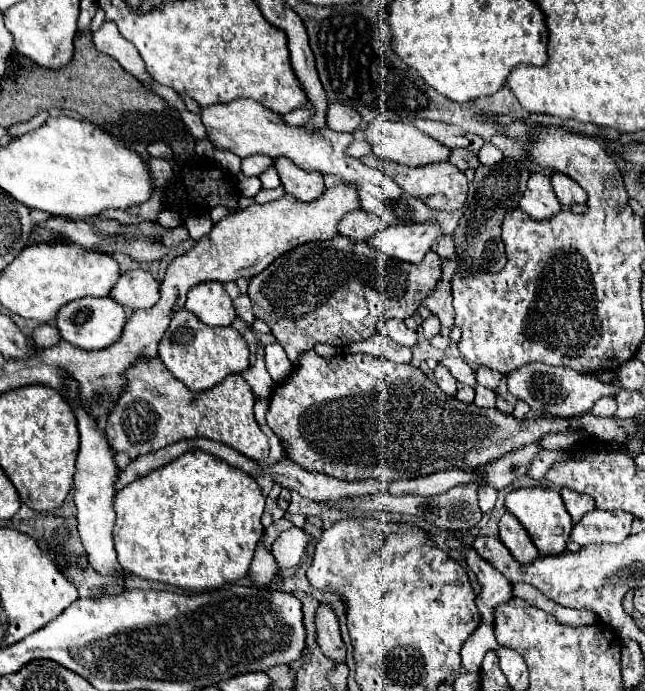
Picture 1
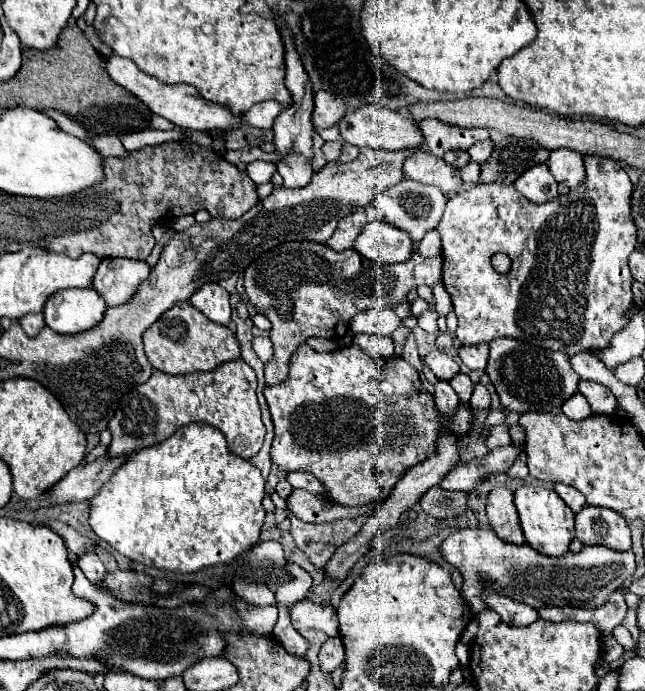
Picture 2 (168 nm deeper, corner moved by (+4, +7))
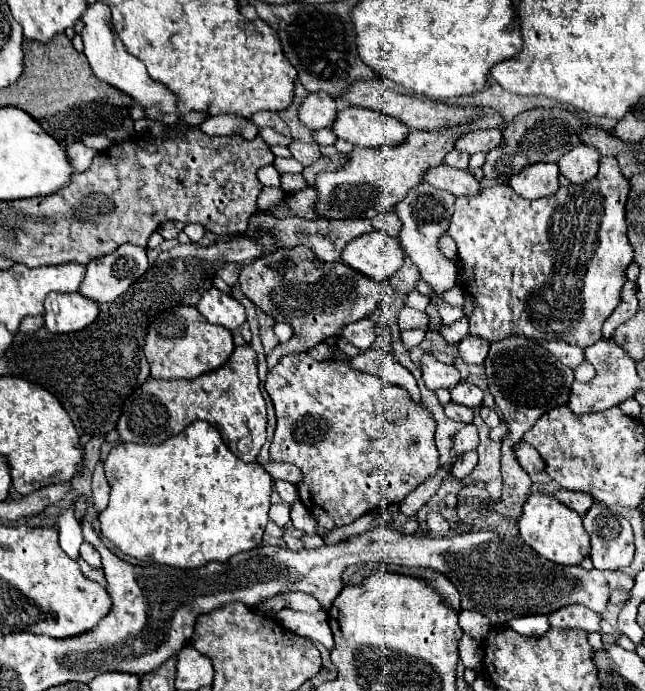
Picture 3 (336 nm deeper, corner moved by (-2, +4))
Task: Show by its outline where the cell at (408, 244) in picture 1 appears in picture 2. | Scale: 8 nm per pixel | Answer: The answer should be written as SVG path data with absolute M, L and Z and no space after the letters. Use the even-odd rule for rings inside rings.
M374 221L364 227L354 249L378 263L400 263L408 261L414 253L414 241L398 227L392 227L386 221Z

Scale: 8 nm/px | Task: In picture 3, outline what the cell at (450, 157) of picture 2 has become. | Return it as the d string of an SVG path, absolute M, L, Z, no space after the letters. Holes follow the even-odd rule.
M452 150L452 152L448 152L446 154L446 158L444 158L444 164L448 164L448 166L454 166L454 168L468 168L468 154L458 154L456 150Z

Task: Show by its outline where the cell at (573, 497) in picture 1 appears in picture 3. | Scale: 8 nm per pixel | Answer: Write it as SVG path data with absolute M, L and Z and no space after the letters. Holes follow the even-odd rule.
M558 490L558 492L554 494L554 498L560 500L564 506L568 506L568 508L580 512L580 514L588 512L588 508L594 504L594 500L592 500L590 494L584 494L584 492L572 492L572 490Z

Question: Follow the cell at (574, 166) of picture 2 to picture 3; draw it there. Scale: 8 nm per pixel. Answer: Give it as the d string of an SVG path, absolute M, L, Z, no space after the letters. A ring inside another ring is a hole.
M580 144L562 156L558 162L560 174L566 176L572 184L582 184L596 176L600 162L600 152L590 144Z

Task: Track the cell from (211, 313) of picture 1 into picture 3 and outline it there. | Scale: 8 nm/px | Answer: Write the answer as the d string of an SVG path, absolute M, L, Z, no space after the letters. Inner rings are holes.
M210 288L202 294L200 302L196 304L198 312L210 322L210 324L218 324L230 330L236 330L242 326L242 322L246 320L244 314L244 306L234 300L232 296L220 292L218 288Z

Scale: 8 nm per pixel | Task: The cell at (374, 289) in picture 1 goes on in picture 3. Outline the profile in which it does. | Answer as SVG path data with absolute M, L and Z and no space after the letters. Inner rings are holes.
M302 246L278 248L268 256L256 258L240 272L242 292L276 322L286 322L294 328L294 336L286 344L278 344L266 356L268 368L274 368L282 356L306 352L330 336L340 336L342 326L362 320L372 314L386 296L396 296L394 288L380 286L380 282L366 280L358 272L350 272L346 264L320 264L314 266L314 252Z

